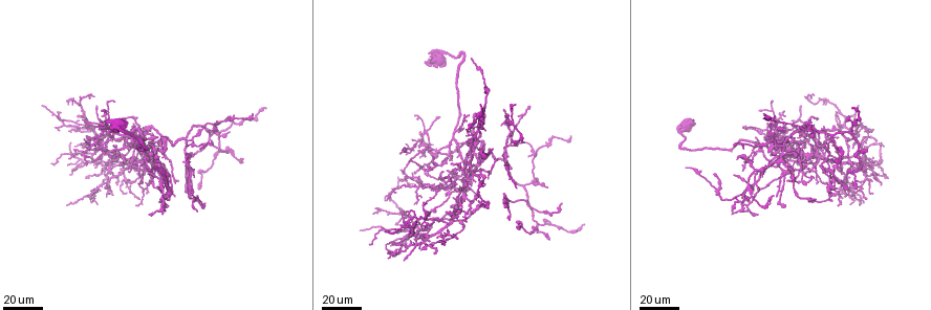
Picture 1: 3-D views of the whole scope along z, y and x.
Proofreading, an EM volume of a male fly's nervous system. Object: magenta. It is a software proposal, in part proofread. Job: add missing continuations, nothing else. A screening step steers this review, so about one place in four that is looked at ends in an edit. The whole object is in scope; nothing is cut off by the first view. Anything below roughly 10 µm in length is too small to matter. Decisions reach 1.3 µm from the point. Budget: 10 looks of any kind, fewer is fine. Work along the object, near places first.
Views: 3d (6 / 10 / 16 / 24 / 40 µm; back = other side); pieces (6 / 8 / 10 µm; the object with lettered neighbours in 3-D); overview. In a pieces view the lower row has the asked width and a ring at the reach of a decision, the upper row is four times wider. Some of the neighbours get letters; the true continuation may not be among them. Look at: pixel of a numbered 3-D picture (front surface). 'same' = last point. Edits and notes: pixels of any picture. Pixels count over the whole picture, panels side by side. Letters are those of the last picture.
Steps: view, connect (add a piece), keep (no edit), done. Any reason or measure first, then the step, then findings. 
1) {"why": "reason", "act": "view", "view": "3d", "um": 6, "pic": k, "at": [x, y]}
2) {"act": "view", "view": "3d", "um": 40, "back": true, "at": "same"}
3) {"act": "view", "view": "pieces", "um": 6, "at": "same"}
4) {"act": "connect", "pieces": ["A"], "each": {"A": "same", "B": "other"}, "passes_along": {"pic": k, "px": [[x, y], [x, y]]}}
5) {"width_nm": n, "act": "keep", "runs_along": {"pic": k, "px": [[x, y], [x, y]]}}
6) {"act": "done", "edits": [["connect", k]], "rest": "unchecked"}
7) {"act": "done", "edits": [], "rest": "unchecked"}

{"why": "an open end", "act": "view", "view": "3d", "um": 24, "pic": 1, "at": [509, 116]}

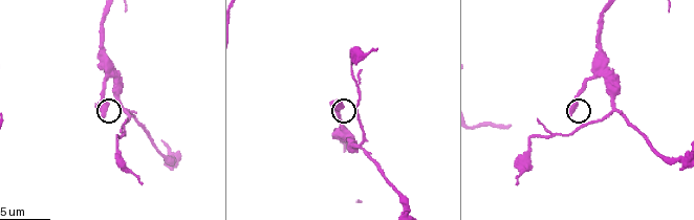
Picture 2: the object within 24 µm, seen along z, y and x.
{"why": "what lies round it", "act": "view", "view": "pieces", "um": 6, "pic": 2, "at": [106, 116]}

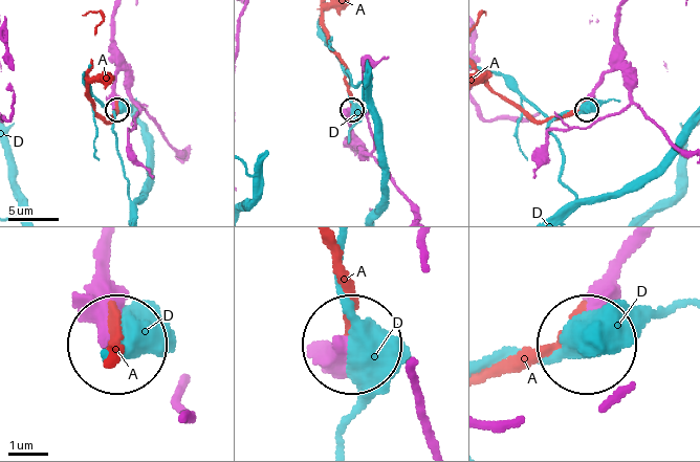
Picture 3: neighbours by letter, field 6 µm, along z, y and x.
{"act": "connect", "pieces": ["A"], "each": {"A": "same", "D": "other"}, "passes_along": {"pic": 3, "px": [[115, 75], [116, 109], [104, 119], [89, 96], [91, 62]]}, "found": "it goes on there"}

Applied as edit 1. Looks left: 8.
{"act": "view", "view": "overview"}

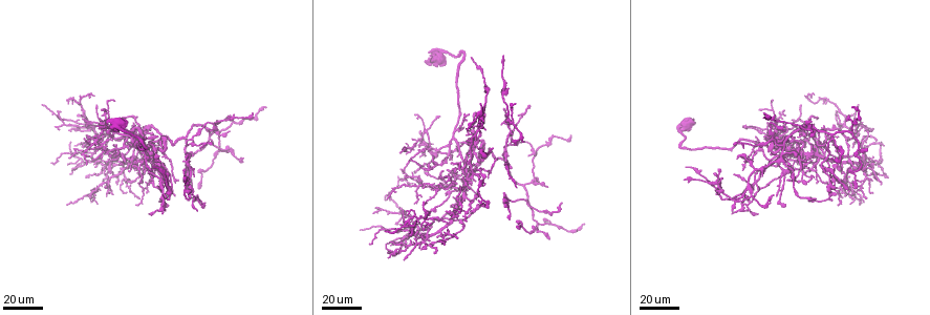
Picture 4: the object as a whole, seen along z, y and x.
{"why": "free end", "act": "view", "view": "3d", "um": 40, "pic": 4, "at": [484, 121]}

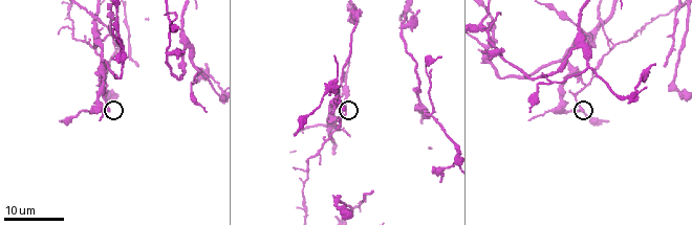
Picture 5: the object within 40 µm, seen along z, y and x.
{"act": "view", "view": "pieces", "um": 10, "pic": 5, "at": [583, 111]}

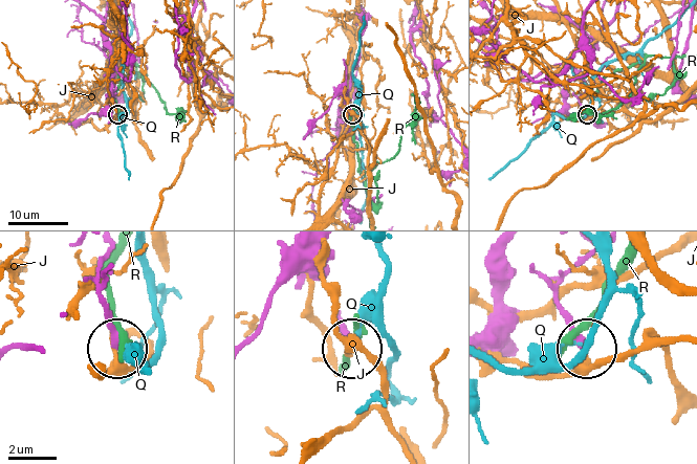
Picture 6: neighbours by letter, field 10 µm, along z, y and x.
{"width_nm": 350, "act": "keep", "each": {"J": "other", "Q": "other", "R": "other"}, "runs_along": {"pic": 6, "px": [[109, 249], [97, 279], [113, 343]]}, "found": "none of them fits"}

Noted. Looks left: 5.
{"why": "an open end", "act": "view", "view": "3d", "um": 40, "pic": 4, "at": [481, 180]}

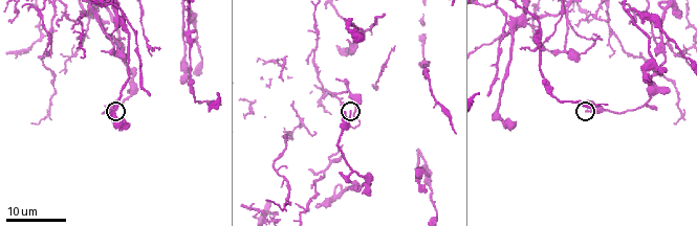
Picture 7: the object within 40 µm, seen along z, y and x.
{"act": "view", "view": "pieces", "um": 10, "pic": 7, "at": [109, 110]}

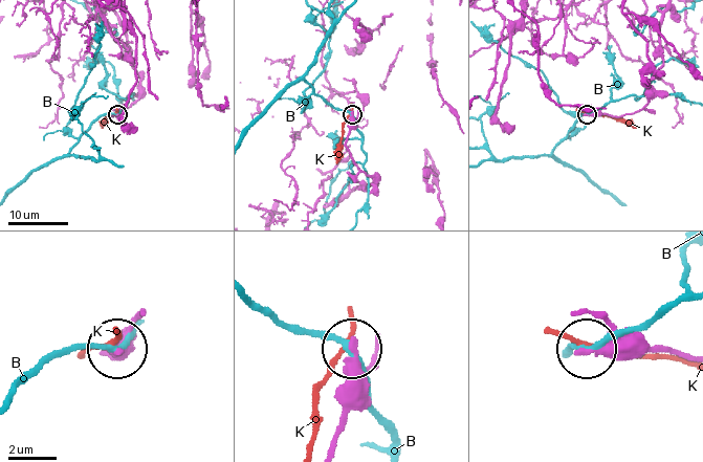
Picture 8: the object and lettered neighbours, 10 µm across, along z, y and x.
{"act": "keep", "each": {"B": "other", "K": "other"}, "runs_along": {"pic": 8, "px": [[652, 78], [650, 101], [635, 112], [587, 114]]}, "found": "none of them fits"}

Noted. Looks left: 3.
{"why": "an open end", "act": "view", "view": "3d", "um": 24, "pic": 4, "at": [99, 124]}

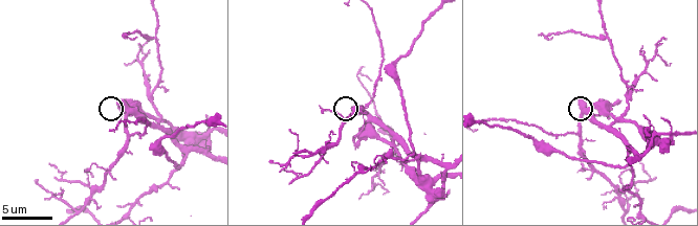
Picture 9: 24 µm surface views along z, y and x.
{"act": "view", "view": "pieces", "um": 8, "pic": 9, "at": [116, 100]}

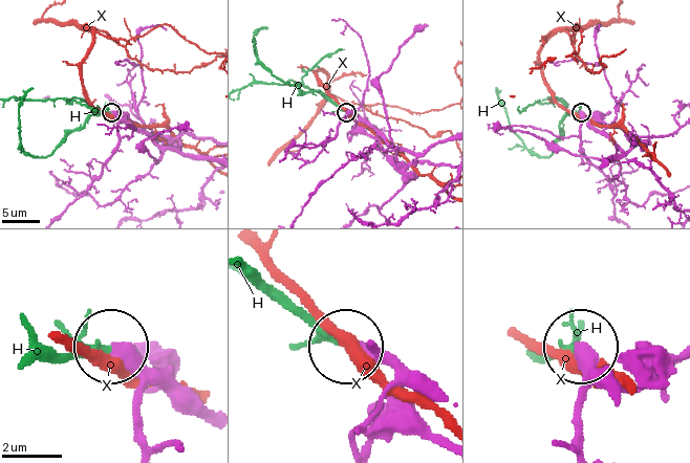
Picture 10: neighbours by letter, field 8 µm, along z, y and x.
{"act": "connect", "pieces": ["H"], "each": {"H": "same", "X": "other"}, "found": "it goes on there"}

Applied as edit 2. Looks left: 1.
{"act": "done", "edits": [["connect", 3], ["connect", 10]], "rest": "unchecked"}

